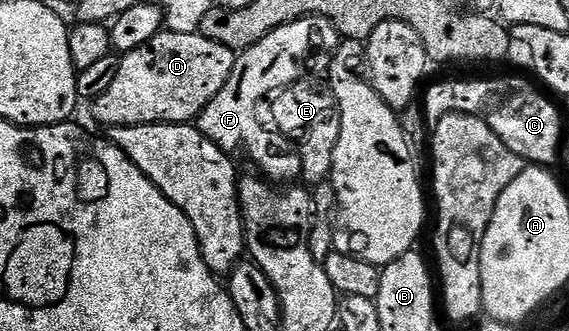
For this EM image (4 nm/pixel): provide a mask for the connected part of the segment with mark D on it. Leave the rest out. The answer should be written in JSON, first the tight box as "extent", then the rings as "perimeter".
{"extent":[89,32,236,127],"perimeter":[[[162,32],[153,35],[153,39],[149,39],[149,43],[145,43],[141,47],[137,47],[133,51],[122,54],[119,57],[119,66],[117,67],[117,76],[114,77],[112,85],[105,90],[102,95],[97,95],[97,99],[90,102],[89,109],[91,113],[106,127],[114,127],[116,125],[185,125],[194,122],[202,113],[205,106],[215,98],[217,91],[221,91],[221,87],[225,87],[225,83],[229,79],[229,75],[235,66],[236,50],[229,47],[221,47],[221,43],[213,43],[213,39],[205,39],[202,33],[190,33],[189,35],[181,35],[180,33]]]}

